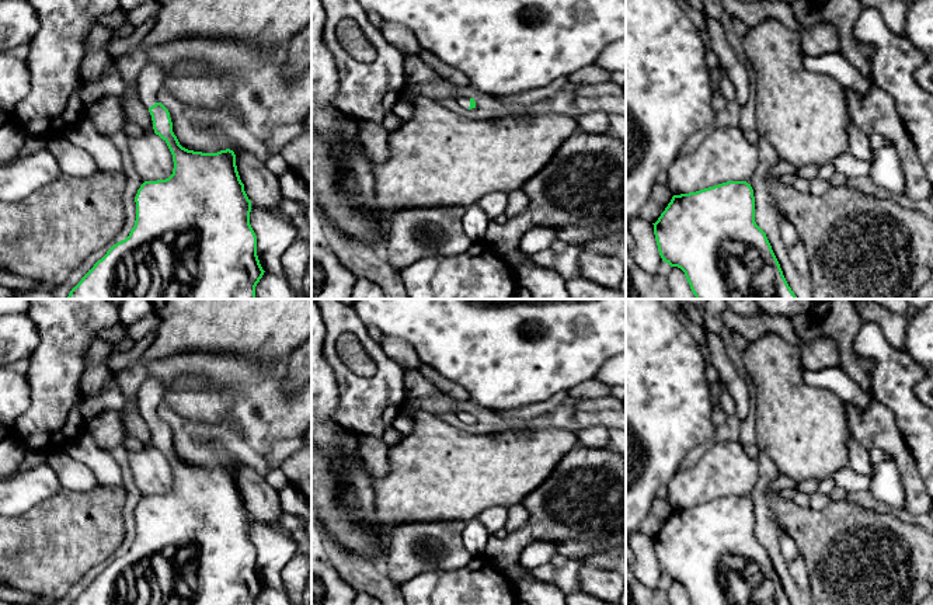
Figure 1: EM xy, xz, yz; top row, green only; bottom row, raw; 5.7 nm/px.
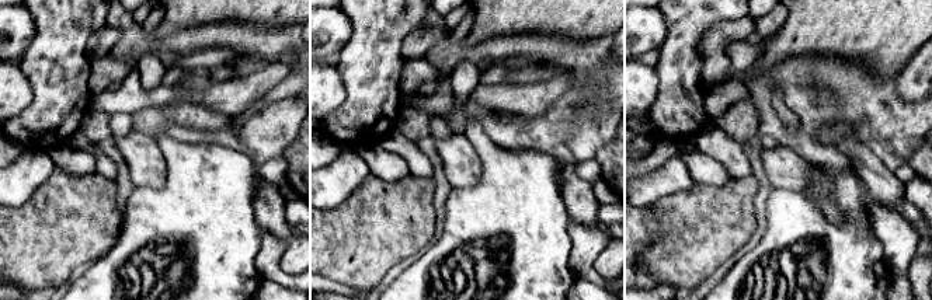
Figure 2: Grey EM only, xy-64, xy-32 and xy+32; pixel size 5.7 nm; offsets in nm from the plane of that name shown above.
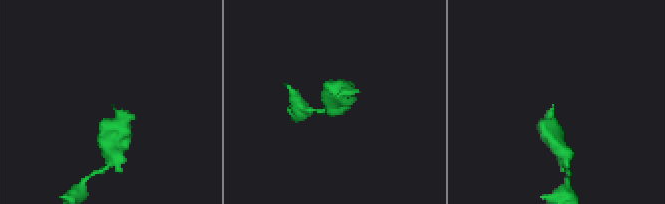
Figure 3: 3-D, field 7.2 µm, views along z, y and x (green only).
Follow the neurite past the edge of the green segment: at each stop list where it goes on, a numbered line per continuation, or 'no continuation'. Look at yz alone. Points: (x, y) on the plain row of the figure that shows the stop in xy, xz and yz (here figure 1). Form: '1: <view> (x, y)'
no continuation

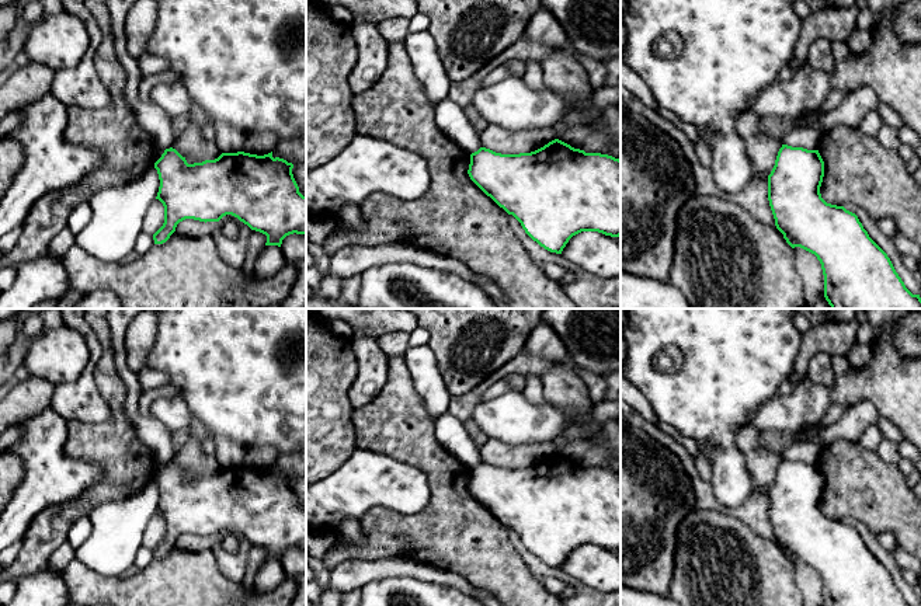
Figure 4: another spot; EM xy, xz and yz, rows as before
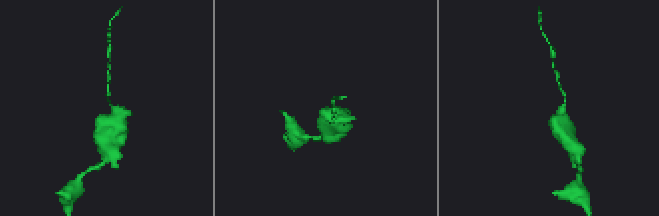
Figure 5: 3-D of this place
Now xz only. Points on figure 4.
no continuation

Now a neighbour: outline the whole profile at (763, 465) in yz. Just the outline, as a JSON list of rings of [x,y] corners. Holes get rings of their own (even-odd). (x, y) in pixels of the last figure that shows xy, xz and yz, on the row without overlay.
[[[751,425],[741,426],[736,432],[736,445],[747,457],[753,485],[768,492],[783,457],[779,450],[764,449],[760,436],[760,429]]]

